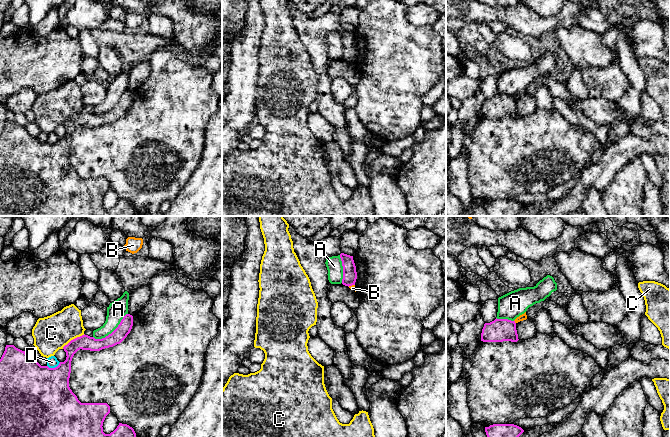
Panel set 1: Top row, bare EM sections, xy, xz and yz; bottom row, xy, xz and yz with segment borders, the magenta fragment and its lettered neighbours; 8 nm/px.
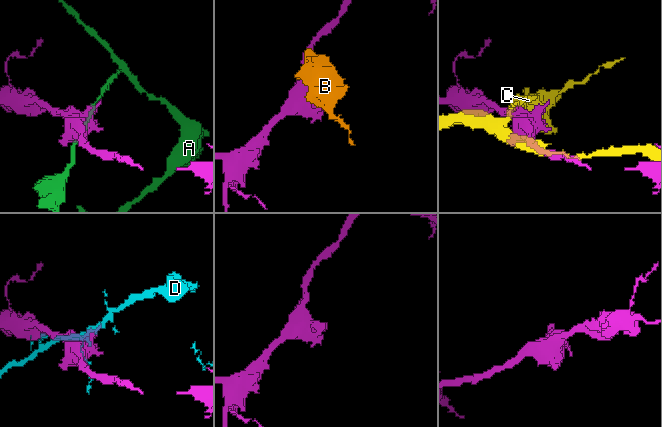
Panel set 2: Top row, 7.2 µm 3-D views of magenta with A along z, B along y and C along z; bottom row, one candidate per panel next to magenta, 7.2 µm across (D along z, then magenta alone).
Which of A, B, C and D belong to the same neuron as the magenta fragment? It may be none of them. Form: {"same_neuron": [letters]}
{"same_neuron": []}

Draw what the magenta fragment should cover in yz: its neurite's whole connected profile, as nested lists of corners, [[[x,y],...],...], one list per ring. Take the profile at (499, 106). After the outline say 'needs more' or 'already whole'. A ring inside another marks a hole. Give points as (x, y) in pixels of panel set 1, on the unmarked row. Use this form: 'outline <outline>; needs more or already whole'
outline [[[495,95],[490,99],[485,99],[481,109],[483,118],[517,118],[518,110],[515,97],[508,95]]]; already whole

